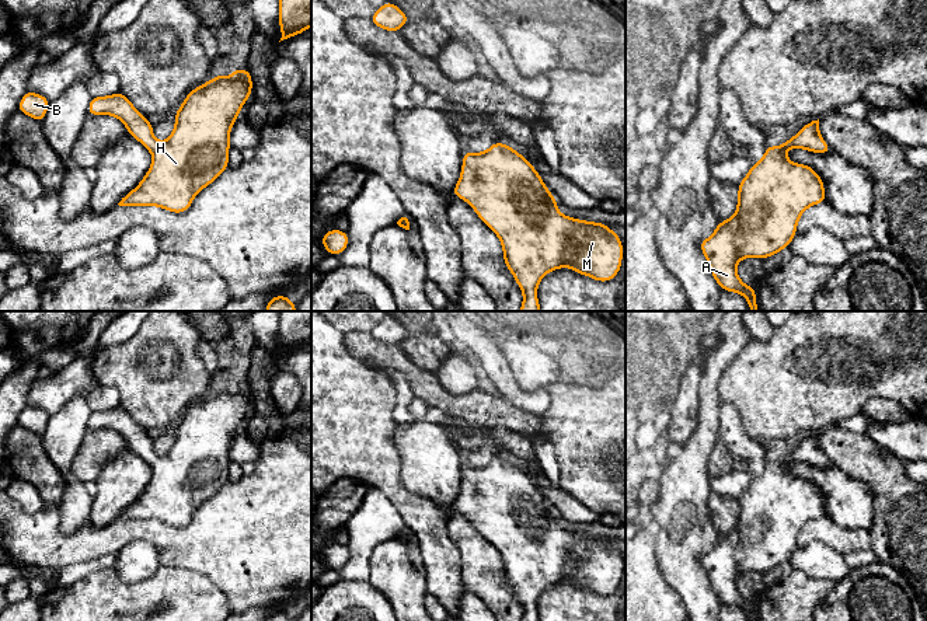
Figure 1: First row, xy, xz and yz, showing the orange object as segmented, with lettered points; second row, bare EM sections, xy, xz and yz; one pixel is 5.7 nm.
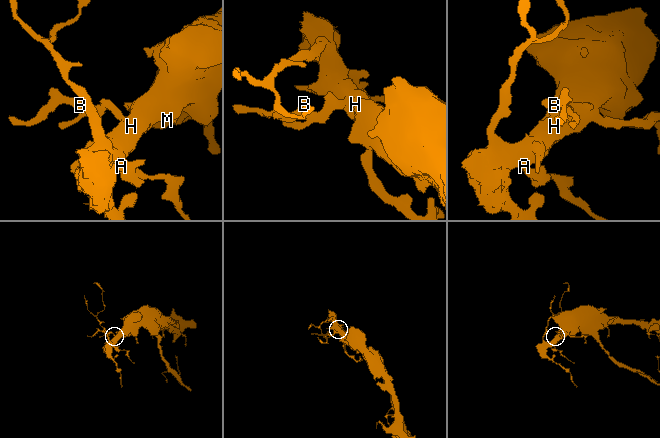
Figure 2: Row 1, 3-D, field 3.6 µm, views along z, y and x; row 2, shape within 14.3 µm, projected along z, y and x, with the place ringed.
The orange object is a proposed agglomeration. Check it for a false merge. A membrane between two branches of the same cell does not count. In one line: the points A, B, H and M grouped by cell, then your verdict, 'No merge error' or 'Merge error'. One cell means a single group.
Groups: A B H M. No merge error

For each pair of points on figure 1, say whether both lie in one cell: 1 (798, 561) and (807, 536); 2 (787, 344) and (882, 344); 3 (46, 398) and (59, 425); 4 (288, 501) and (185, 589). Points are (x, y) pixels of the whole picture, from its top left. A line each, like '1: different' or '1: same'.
1: different
2: same
3: different
4: different

